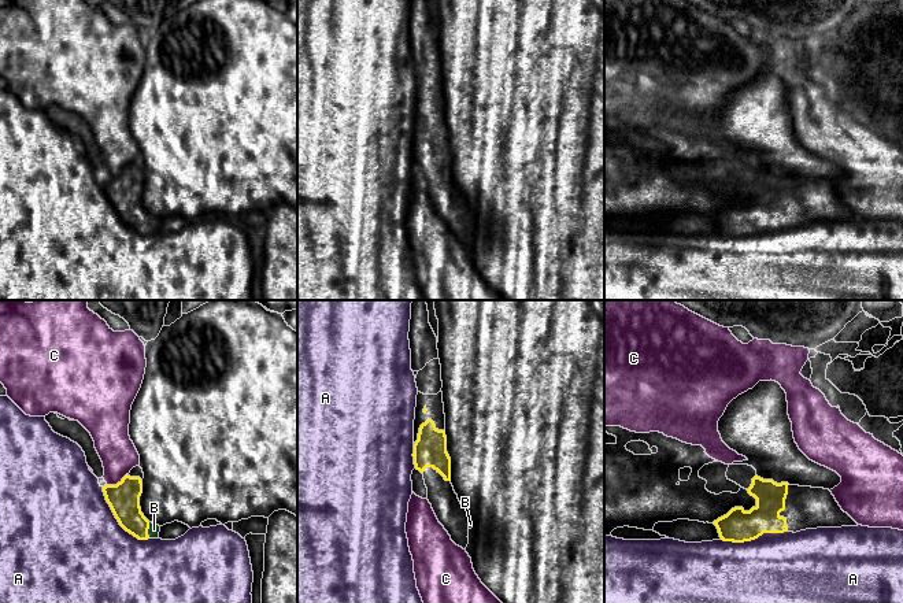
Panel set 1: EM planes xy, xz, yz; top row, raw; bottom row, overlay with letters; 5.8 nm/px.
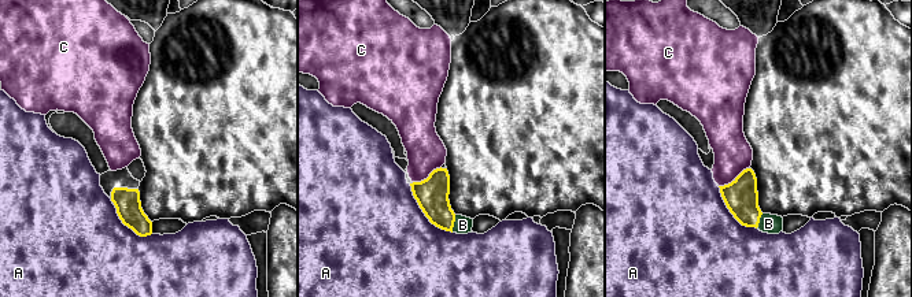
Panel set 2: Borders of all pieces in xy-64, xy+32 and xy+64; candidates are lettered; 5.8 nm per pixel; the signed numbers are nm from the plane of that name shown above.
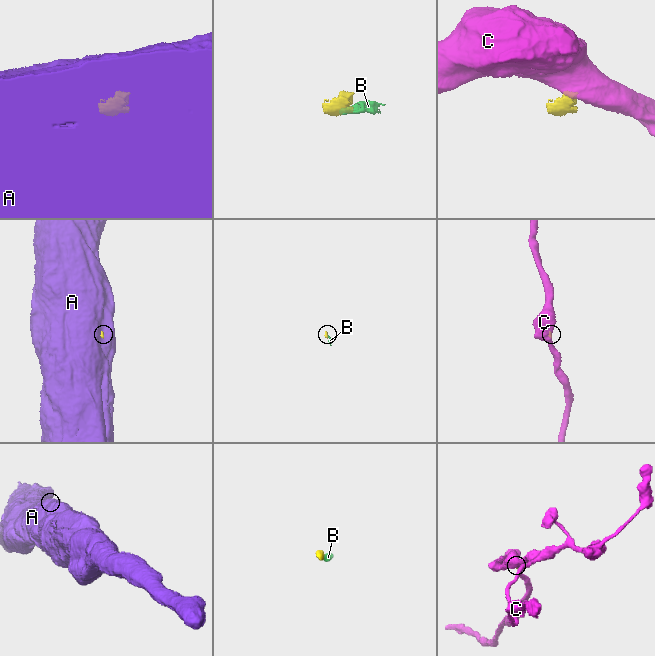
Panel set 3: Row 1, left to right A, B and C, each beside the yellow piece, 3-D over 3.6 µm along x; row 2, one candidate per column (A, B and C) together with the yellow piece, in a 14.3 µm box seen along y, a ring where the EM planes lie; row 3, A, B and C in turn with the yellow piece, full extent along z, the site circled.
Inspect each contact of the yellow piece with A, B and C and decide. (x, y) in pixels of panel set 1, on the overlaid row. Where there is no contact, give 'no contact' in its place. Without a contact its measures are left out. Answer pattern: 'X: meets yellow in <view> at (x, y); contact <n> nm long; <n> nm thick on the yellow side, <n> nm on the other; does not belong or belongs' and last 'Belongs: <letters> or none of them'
A: meets yellow in xy at (117, 518); contact 420 nm long; 190 nm thick on the yellow side, 500 nm on the other; does not belong
B: meets yellow in xy at (147, 531); contact 100 nm long; 190 nm thick on the yellow side, 70 nm on the other; belongs
C: meets yellow in xy at (118, 483); contact 140 nm long; 190 nm thick on the yellow side, 220 nm on the other; does not belong
Belongs: B

